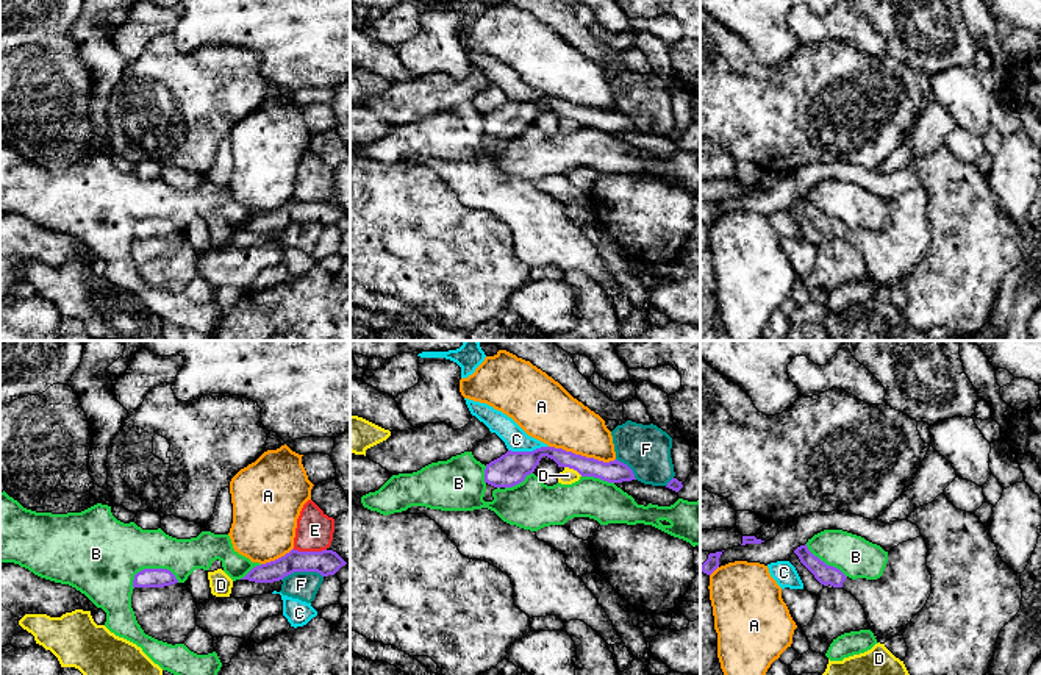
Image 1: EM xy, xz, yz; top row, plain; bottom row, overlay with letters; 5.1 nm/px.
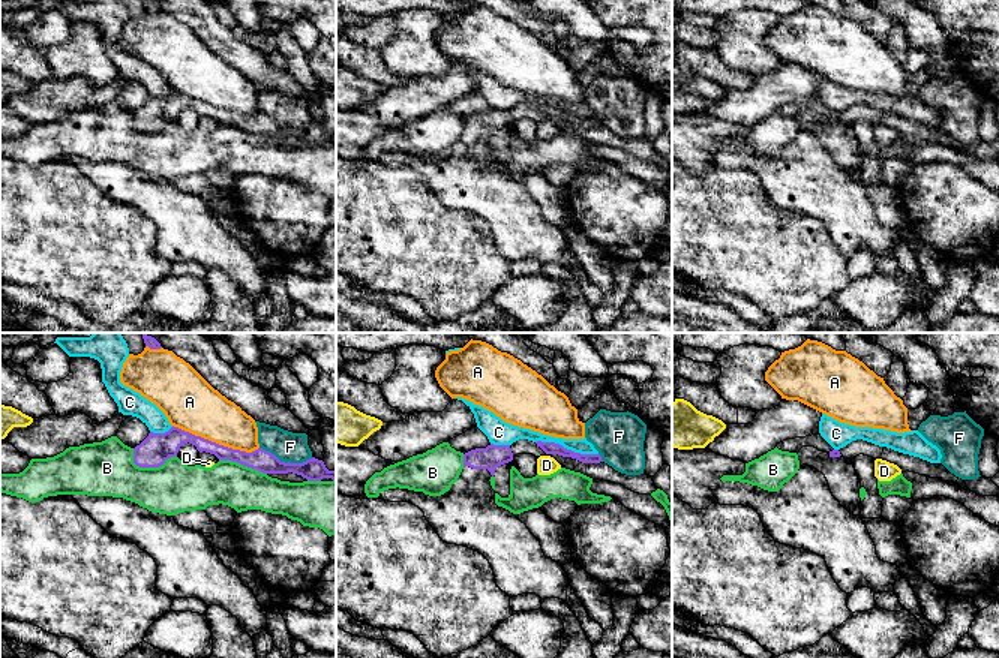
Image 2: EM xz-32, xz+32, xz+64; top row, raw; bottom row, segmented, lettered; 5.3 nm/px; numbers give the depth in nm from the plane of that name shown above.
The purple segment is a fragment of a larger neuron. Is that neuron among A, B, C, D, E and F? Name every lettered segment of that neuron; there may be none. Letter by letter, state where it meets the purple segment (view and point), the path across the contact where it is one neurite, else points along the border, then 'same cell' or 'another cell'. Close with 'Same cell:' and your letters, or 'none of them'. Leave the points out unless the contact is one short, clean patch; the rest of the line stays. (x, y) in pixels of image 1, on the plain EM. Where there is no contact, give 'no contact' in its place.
A: meets purple in xz at (580, 105); another cell
B: meets purple in xy at (152, 219); another cell
C: meets purple in xz at (527, 102); another cell
D: meets purple in xz at (574, 119); border along xz (565, 116), (582, 125); another cell
E: meets purple in xy at (310, 202); another cell
F: meets purple in xy at (302, 221); border along xy (322, 225), (316, 222), (291, 222), (282, 230); another cell
Same cell: none of them

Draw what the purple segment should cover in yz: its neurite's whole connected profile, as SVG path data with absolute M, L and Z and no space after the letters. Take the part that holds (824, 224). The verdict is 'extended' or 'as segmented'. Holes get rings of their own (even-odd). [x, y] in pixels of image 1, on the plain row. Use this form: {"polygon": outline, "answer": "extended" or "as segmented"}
{"polygon": "M922 186L889 200L883 225L877 230L846 227L814 206L807 194L794 203L824 238L842 238L860 252L880 294L903 281L932 244L928 198Z", "answer": "extended"}

